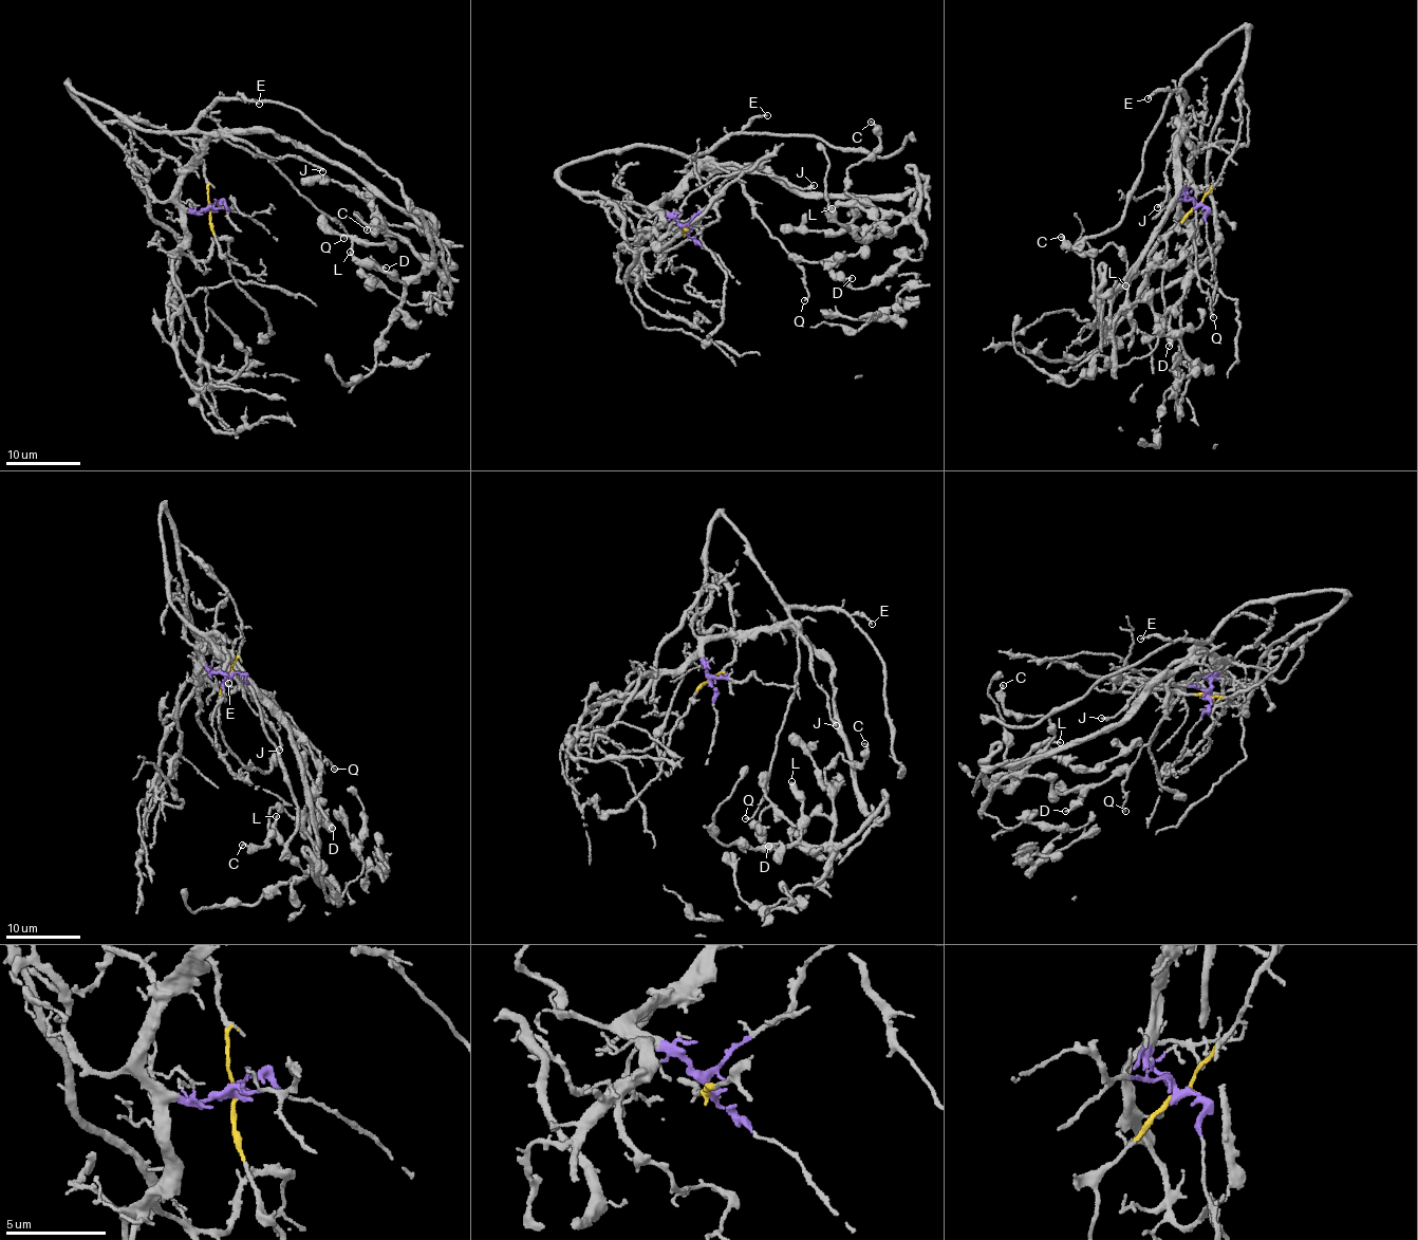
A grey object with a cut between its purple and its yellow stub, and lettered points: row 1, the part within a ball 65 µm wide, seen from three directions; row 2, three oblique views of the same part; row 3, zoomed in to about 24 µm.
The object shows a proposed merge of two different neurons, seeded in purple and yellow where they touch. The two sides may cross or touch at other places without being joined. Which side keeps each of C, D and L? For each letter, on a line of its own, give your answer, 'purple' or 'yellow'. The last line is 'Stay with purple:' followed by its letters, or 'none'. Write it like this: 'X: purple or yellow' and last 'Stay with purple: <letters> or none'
C: purple
D: purple
L: purple
Stay with purple: C, D, L

